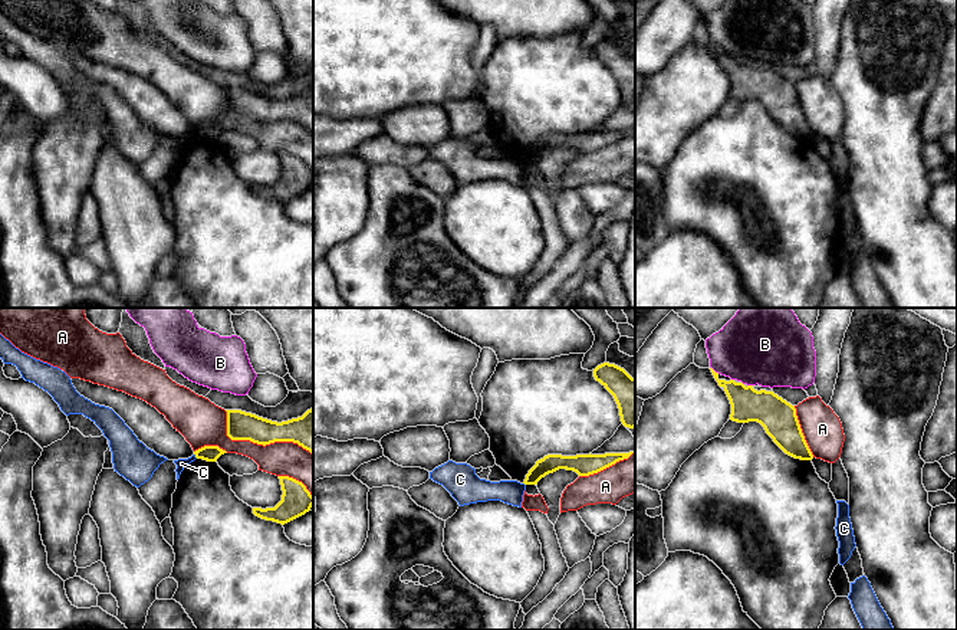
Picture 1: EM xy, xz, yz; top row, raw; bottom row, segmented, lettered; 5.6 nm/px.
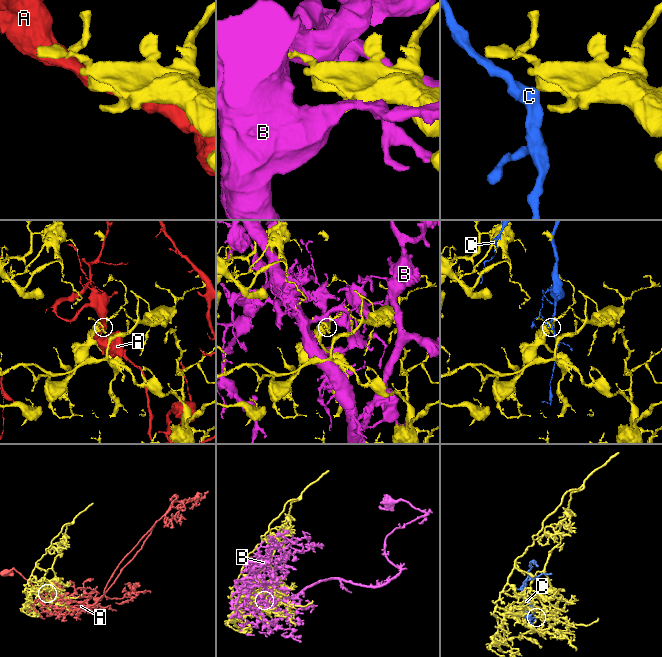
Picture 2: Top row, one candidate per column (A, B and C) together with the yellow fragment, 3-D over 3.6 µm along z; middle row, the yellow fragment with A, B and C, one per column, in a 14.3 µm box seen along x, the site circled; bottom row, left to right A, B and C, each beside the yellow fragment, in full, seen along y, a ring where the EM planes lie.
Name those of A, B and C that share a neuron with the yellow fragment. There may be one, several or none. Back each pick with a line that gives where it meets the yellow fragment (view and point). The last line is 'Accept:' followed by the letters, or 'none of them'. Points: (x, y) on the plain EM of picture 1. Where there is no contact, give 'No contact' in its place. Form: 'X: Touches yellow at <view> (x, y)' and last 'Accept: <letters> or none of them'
Accept: none of them

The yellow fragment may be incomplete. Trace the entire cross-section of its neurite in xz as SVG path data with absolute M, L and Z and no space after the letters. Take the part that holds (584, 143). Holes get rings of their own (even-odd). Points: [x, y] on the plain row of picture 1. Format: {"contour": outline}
{"contour": "M634 129L629 131L605 131L605 132L547 132L537 138L536 142L529 148L524 157L524 163L537 163L537 160L549 151L559 147L573 148L579 154L589 154L598 151L619 138L628 137Z"}

